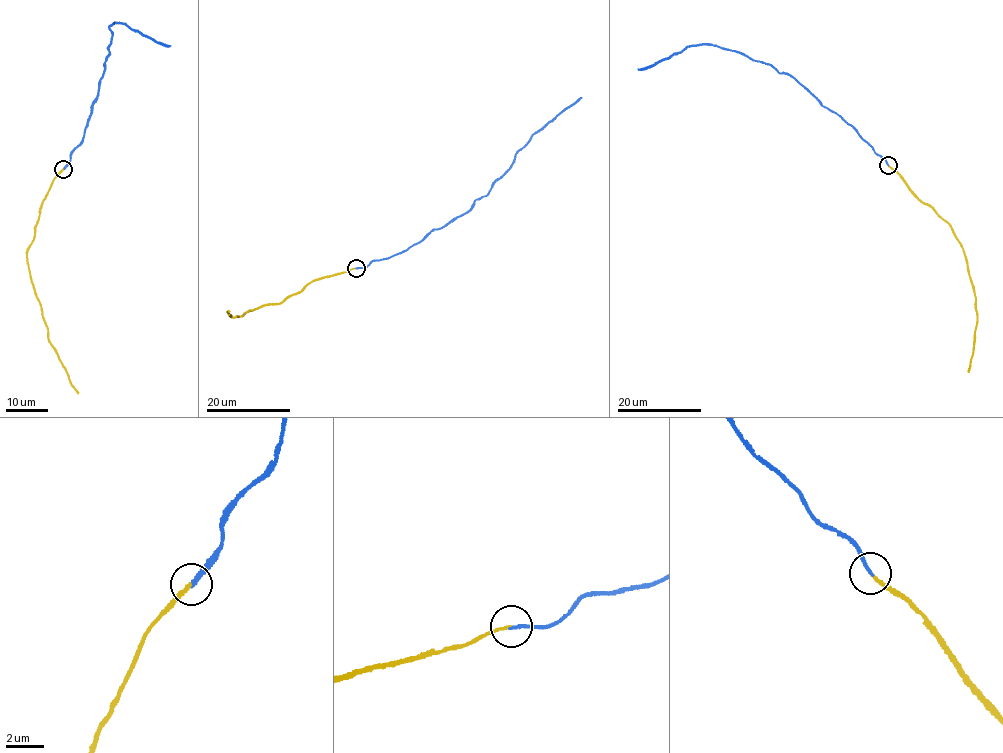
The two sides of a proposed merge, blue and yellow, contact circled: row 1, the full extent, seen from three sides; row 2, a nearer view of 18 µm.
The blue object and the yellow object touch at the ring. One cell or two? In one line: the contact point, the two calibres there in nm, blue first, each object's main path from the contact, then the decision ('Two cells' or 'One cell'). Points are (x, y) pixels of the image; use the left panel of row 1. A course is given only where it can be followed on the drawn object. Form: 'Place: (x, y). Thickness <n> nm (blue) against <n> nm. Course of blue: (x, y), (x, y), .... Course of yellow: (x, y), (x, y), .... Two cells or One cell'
Place: (63, 169). Thickness 170 nm (blue) against 170 nm. Course of blue: (63, 168), (80, 145), (109, 54), (110, 26), (125, 23), (170, 46). Course of yellow: (63, 168), (42, 200), (27, 253), (30, 280), (41, 304), (48, 340), (78, 393). One cell

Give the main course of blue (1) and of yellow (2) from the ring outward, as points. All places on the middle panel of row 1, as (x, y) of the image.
1: (356, 268), (400, 253), (470, 209), (536, 133), (581, 98)
2: (356, 268), (315, 280), (281, 302), (249, 309), (243, 315), (229, 315), (228, 311)

